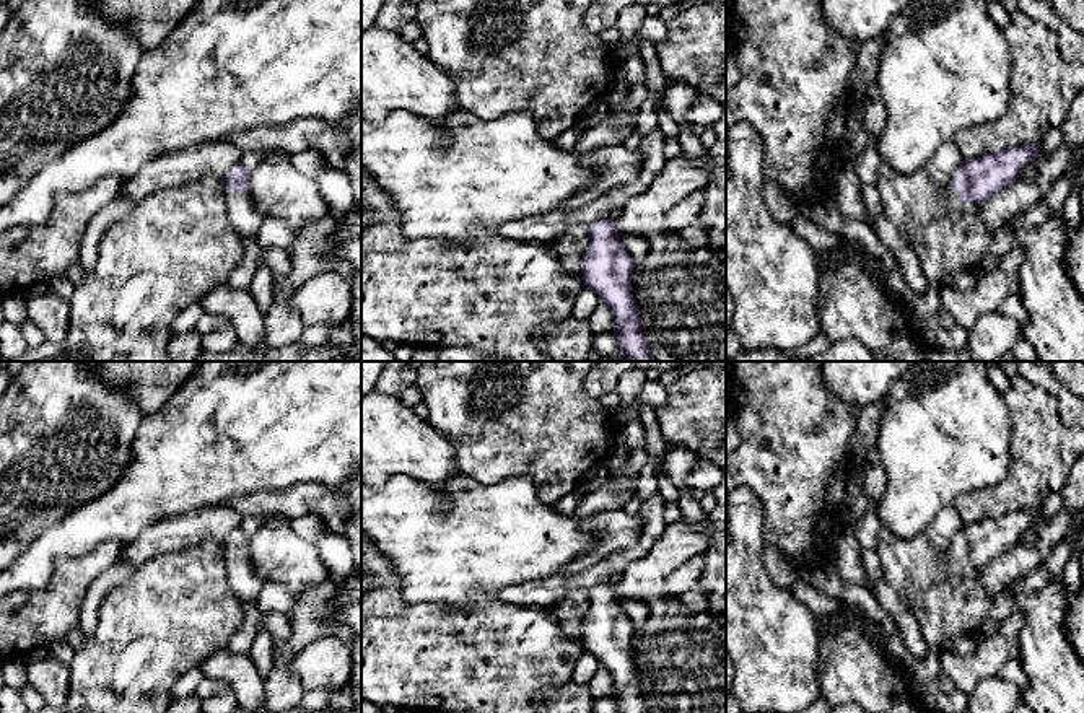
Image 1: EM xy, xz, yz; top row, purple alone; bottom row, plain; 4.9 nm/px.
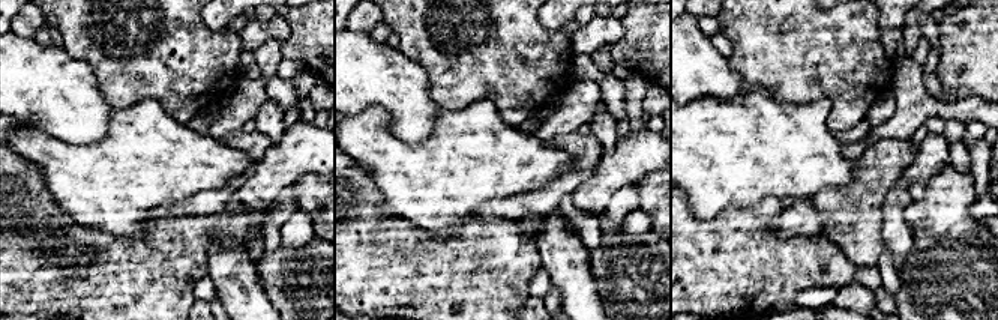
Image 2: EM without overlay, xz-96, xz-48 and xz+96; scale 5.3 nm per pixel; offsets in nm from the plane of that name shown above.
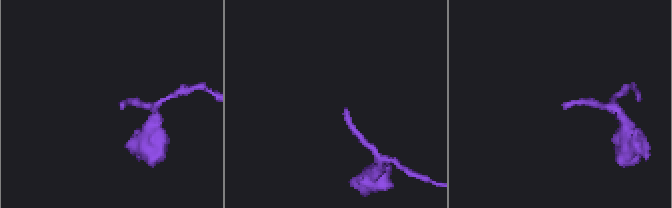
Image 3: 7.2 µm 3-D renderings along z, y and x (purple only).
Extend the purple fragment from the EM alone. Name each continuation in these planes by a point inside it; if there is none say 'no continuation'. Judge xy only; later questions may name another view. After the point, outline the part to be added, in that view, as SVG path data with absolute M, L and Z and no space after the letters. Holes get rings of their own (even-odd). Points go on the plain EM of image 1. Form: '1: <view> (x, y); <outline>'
1: xy (241, 573); M251 555L229 558L226 570L231 588L241 602L256 604L264 581L257 576L256 566L251 563Z

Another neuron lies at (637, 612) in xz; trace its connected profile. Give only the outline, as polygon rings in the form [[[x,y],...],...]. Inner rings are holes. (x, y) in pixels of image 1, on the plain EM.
[[[620,601],[635,630],[641,630],[648,620],[648,606],[638,601]]]

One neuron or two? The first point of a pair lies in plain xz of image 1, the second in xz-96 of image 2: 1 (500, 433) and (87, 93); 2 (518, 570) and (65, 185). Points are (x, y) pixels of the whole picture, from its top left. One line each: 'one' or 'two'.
1: two
2: one

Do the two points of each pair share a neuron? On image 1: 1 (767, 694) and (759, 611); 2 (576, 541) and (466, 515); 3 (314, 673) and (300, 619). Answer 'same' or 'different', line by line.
1: same
2: same
3: different

